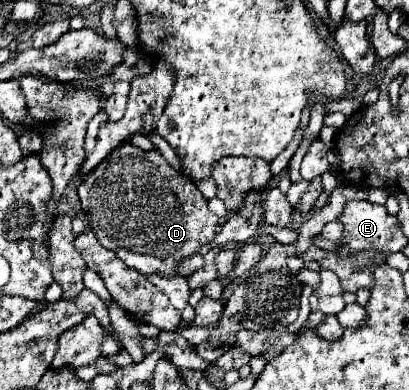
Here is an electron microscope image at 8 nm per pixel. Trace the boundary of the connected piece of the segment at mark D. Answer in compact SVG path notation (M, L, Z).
M122 143L82 179L82 183L78 185L78 197L86 213L88 229L94 231L94 235L106 249L116 251L116 255L126 261L126 265L134 267L142 275L174 275L174 267L182 257L198 253L200 247L204 243L210 243L216 235L218 215L208 209L208 199L190 179L186 179L186 175L170 167L170 163L158 149L144 151L130 143Z

